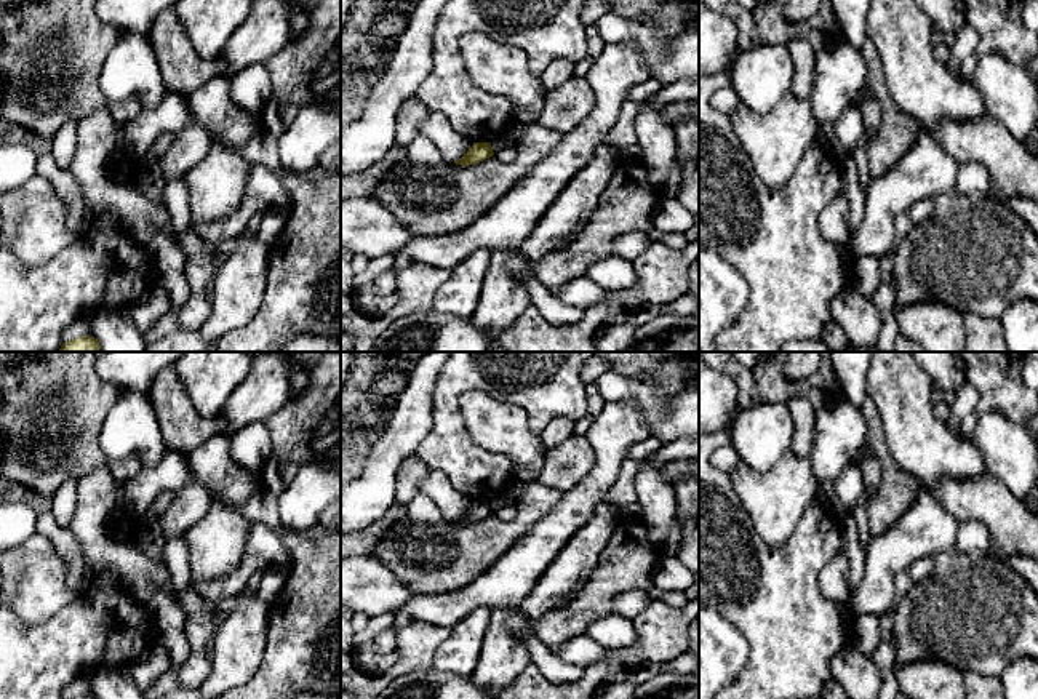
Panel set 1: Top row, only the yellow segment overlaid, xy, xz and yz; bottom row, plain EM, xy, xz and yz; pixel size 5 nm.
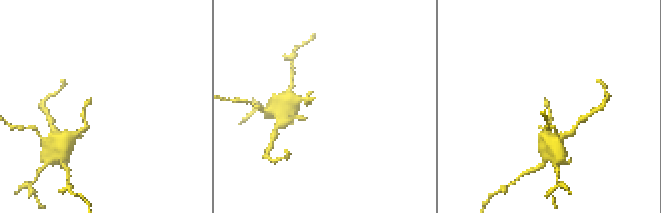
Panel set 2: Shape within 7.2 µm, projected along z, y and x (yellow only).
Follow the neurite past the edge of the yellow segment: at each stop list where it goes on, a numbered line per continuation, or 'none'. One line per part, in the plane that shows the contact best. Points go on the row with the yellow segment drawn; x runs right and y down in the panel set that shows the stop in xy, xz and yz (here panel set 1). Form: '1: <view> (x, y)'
none

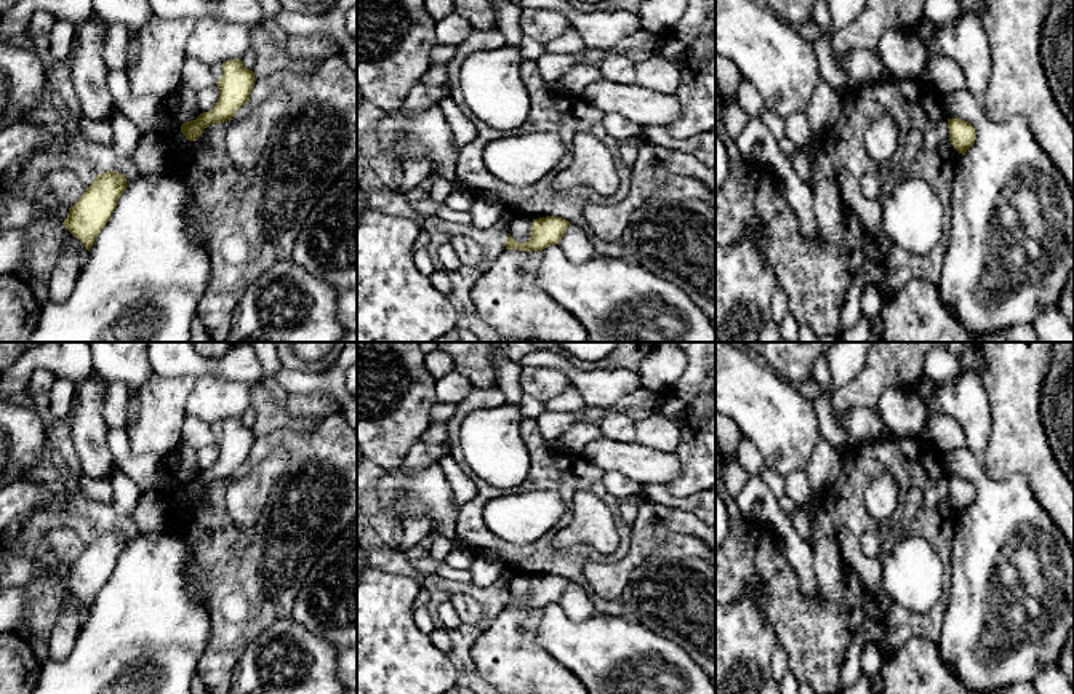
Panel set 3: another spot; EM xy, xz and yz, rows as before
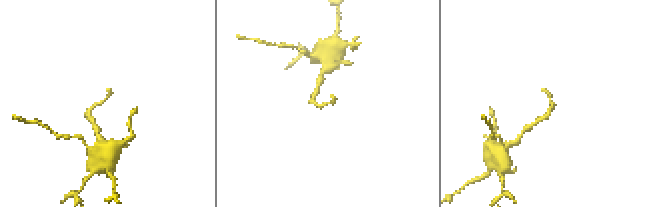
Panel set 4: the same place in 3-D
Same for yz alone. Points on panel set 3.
none

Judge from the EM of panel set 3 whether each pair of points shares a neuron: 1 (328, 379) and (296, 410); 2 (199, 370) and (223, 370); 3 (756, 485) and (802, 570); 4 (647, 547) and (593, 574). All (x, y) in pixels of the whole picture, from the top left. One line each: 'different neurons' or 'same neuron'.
1: different neurons
2: same neuron
3: same neuron
4: same neuron

